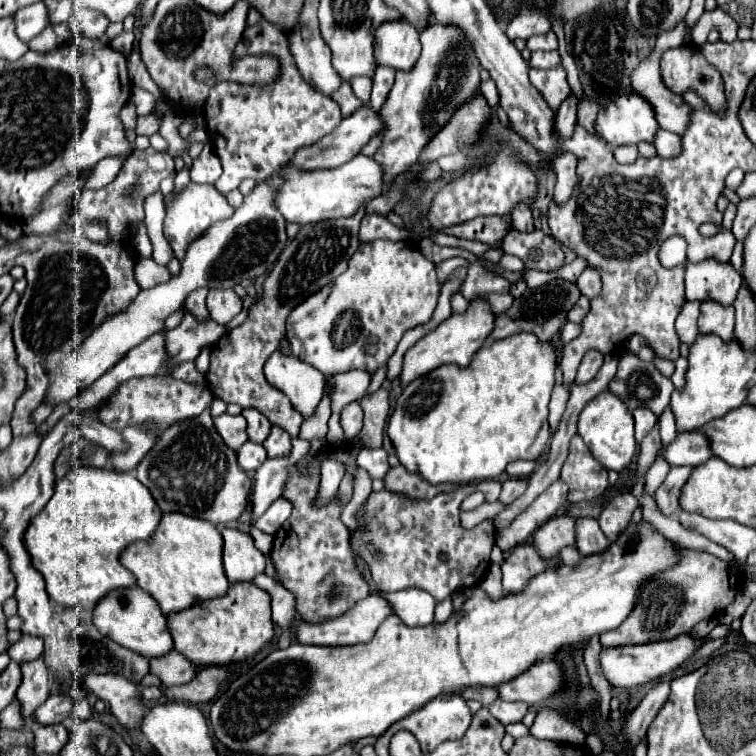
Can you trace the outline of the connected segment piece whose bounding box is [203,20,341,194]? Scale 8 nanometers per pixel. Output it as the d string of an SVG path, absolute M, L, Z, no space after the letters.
M259 20L255 26L245 28L234 53L279 56L281 76L277 86L235 86L219 82L213 88L213 96L209 94L203 114L211 146L223 166L223 174L215 182L221 194L229 194L245 178L253 178L255 182L267 180L279 166L289 164L299 148L315 144L341 122L339 104L315 90L299 74L289 52L289 38L279 26Z

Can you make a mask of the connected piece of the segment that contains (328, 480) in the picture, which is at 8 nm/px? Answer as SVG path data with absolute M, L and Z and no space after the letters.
M327 460L321 466L321 492L319 492L321 504L325 504L325 502L329 502L333 498L333 494L339 488L341 478L343 478L343 466L339 462Z

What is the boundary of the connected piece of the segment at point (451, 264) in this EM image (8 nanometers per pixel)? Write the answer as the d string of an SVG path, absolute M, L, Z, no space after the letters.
M449 258L449 260L438 264L436 266L438 281L441 282L441 284L445 284L459 266L465 266L465 260L461 260L461 258Z

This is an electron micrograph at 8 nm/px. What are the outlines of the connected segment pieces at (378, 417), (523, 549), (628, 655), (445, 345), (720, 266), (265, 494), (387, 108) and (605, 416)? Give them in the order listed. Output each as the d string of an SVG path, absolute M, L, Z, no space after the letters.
M380 388L373 394L366 394L361 398L360 404L365 412L363 428L359 432L359 438L363 442L363 448L379 448L383 442L383 428L389 414L389 392Z
M531 542L515 546L501 566L503 582L505 582L505 594L523 592L529 586L531 578L535 578L537 574L541 574L545 570L555 570L561 564L563 562L559 556L553 556L549 560L541 558L537 548Z
M681 634L679 638L661 640L661 642L647 642L647 644L635 644L635 646L613 646L603 648L599 654L599 664L603 670L603 676L607 682L615 688L635 688L649 684L653 680L663 678L665 674L679 668L697 648L701 646L701 640L693 640L687 634Z
M483 298L471 300L471 304L469 304L469 308L467 308L465 314L451 314L433 332L429 332L413 348L409 348L405 352L405 356L403 356L403 370L399 374L401 388L405 388L415 378L429 374L431 370L435 370L435 368L439 368L443 364L469 366L469 362L475 356L475 352L487 340L487 334L491 334L493 320L495 320L495 316L493 316L493 312L489 312L489 304Z
M707 258L703 262L687 262L685 266L685 288L687 300L717 300L727 304L735 302L735 294L741 286L741 274L731 266L731 262L721 262L717 258Z
M287 456L279 460L265 460L253 478L251 490L251 520L257 520L281 496L283 478L287 478Z
M433 22L421 30L421 44L423 44L423 50L421 50L419 60L409 72L397 72L397 78L387 96L387 102L379 110L379 114L387 118L387 134L383 134L383 146L375 154L375 162L383 166L385 182L391 182L397 174L409 170L421 156L423 148L431 142L431 138L449 122L453 112L459 110L465 102L469 102L479 92L481 64L475 52L471 50L471 42L463 34L463 30L459 30L459 26L447 26L447 24Z
M609 390L587 402L583 412L579 414L579 436L589 446L593 458L601 462L607 470L615 472L621 472L631 462L637 450L637 442L633 438L633 416L629 408Z

